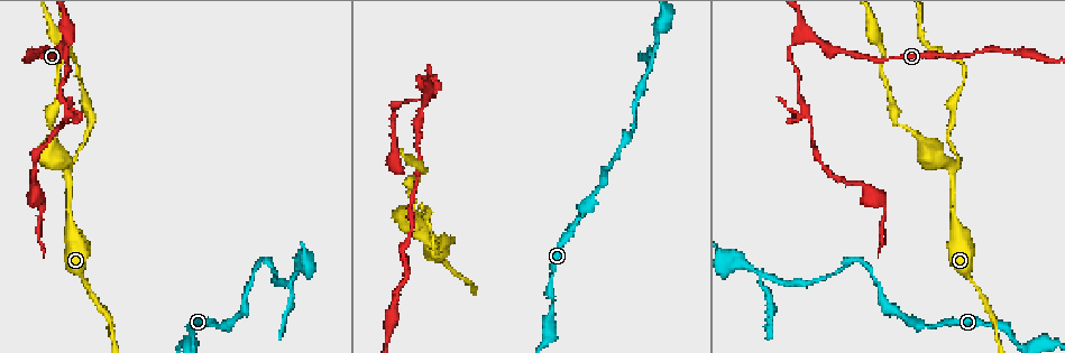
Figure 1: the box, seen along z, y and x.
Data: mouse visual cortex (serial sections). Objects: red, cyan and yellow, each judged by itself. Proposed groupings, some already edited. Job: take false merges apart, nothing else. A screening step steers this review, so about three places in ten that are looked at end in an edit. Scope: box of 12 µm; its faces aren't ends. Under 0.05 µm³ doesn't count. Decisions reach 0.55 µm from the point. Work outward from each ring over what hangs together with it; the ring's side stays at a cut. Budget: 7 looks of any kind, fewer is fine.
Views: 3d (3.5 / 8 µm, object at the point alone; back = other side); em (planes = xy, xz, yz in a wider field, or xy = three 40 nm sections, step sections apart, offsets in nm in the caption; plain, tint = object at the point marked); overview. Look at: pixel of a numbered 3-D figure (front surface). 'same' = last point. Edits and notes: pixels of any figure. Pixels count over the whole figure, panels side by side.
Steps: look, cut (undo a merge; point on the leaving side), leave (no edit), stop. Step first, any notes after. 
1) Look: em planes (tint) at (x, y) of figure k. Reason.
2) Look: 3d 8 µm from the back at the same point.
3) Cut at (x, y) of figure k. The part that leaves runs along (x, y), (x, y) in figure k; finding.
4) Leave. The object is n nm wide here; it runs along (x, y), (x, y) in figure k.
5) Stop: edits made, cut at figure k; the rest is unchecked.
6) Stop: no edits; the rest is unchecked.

Look: 3d 3.5 µm at (296, 278) of figure 1. Arms part here.

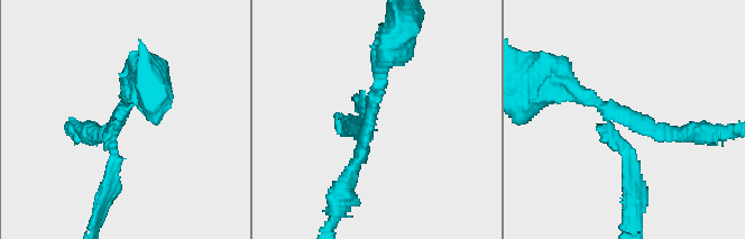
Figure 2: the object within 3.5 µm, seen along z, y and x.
Look: em xy step 5 (tint) at (124, 116) of figure 2. Need the tissue.

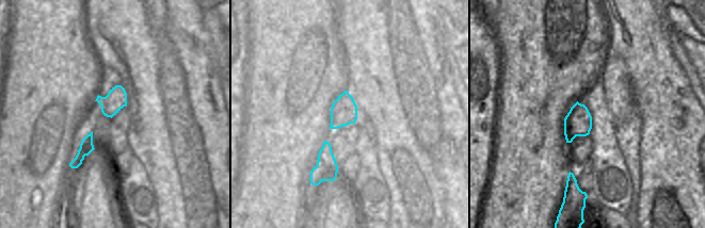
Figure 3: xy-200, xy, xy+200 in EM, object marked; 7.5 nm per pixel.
Cut at (629, 150) of figure 2. The object is 200 nm wide here; the part that leaves runs along (607, 123), (638, 178), (633, 220) in figure 2; a second cell is stuck on.

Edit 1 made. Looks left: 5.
Look: 3d 3.5 µm at (70, 115) of figure 1. Branch point.

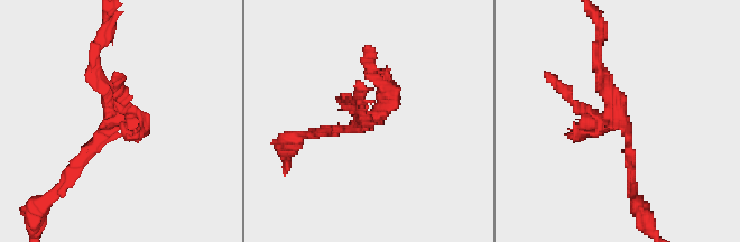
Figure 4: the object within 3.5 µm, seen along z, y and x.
Look: em xy step 2 (tint) at (619, 118) of figure 4. Now the EM.

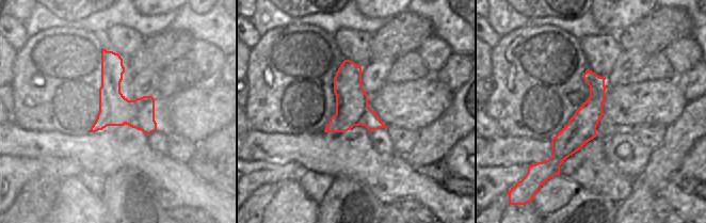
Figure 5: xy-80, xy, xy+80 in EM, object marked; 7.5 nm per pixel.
Cut at (144, 124) of figure 4. The object is 240 nm wide here; the part that leaves runs along (125, 122), (138, 115), (117, 74) in figure 4; two cells meet here.

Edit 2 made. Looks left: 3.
Look: 3d 3.5 µm at (65, 171) of figure 1. Small branch off a trunk.

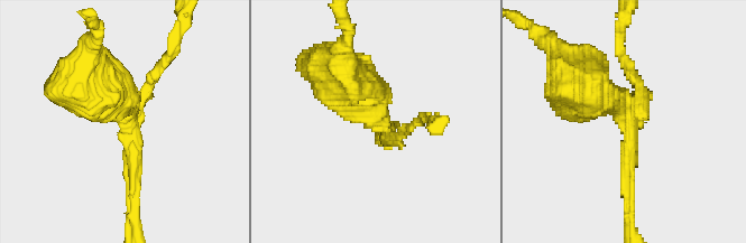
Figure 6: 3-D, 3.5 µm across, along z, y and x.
Look: em xy step 1 (tint) at (627, 122) of figure 6. 3 arms meet here; the arms are 150, 150, 600 nm wide.

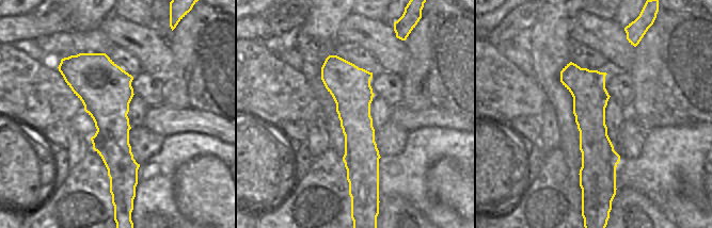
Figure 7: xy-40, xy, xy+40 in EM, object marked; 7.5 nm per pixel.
Cut at (631, 64) of figure 6. A second cell is stuck on.

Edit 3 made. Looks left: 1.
Stop: edits made, cut at figure 2, cut at figure 4, cut at figure 6; the rest is unchecked.

